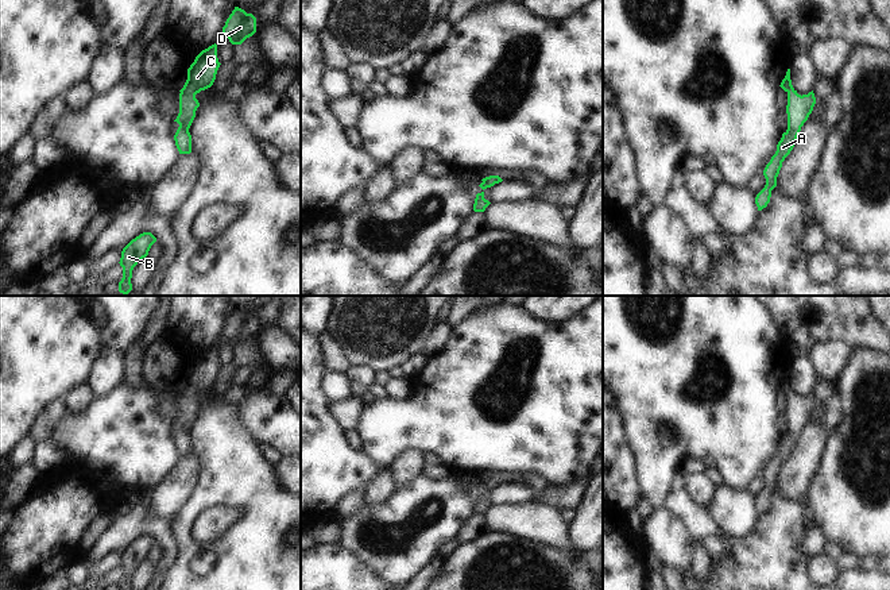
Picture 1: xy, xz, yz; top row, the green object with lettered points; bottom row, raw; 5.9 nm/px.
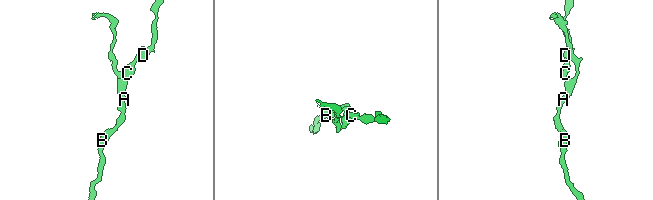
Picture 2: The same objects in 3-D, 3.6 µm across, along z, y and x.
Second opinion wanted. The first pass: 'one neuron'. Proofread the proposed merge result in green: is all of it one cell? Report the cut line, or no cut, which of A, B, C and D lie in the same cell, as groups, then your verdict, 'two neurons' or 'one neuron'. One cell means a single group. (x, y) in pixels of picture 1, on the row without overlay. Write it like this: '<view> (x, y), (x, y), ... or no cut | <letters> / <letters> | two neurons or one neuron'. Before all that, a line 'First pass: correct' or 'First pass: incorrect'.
First pass: correct
no cut | A B C D | one neuron

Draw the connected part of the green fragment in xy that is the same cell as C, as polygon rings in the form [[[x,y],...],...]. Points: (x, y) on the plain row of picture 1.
[[[217,347],[202,352],[187,371],[187,382],[179,393],[179,416],[174,424],[179,427],[174,443],[179,456],[191,455],[191,437],[189,431],[200,409],[196,397],[210,390],[216,382],[220,370],[217,360]]]

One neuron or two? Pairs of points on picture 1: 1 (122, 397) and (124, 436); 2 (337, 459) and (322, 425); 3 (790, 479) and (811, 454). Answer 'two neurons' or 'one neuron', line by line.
1: one neuron
2: one neuron
3: one neuron

